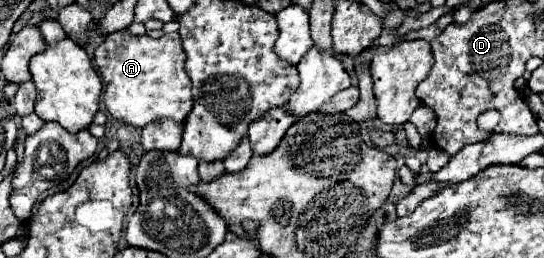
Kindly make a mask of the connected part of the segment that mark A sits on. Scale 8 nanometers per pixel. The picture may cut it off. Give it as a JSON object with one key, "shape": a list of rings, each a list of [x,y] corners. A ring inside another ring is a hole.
{"shape":[[[115,31],[95,49],[95,65],[103,77],[103,101],[107,111],[135,127],[145,127],[151,121],[171,117],[185,121],[193,107],[191,81],[185,73],[185,51],[179,33],[165,33],[159,39],[149,35],[131,35],[129,31]]]}

